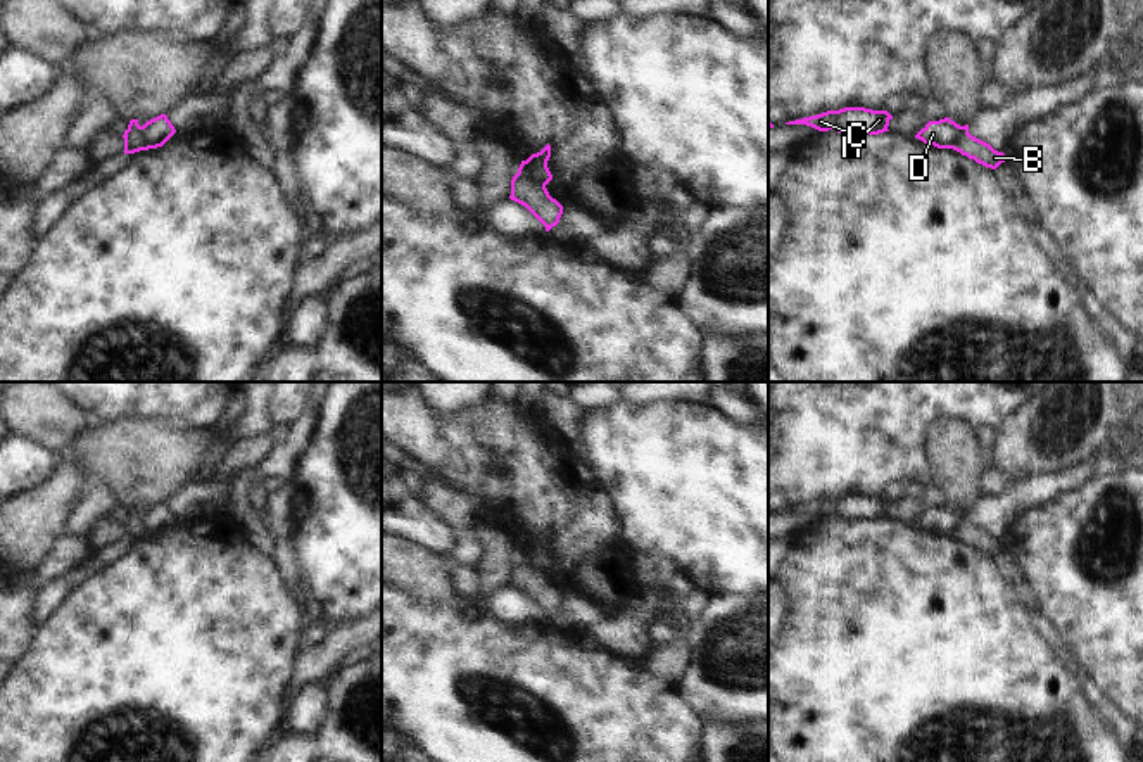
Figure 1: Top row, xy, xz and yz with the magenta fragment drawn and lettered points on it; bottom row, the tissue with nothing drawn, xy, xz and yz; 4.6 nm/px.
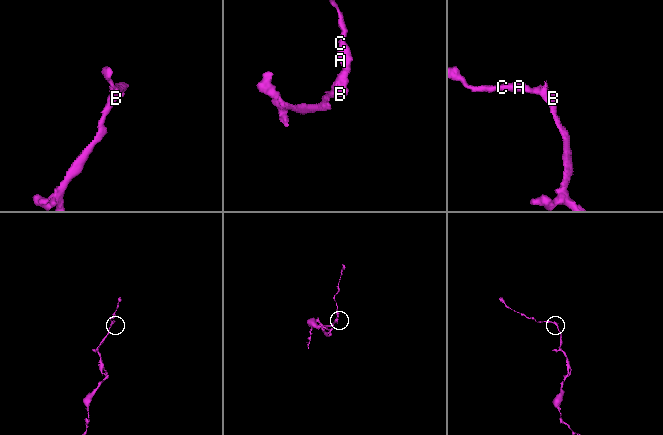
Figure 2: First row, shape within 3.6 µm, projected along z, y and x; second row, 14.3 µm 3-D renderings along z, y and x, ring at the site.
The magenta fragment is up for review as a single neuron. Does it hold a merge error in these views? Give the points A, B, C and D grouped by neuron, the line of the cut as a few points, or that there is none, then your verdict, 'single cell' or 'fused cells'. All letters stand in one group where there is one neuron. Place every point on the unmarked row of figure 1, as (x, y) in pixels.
A C D / B | xz (518, 558), (544, 574) | fused cells

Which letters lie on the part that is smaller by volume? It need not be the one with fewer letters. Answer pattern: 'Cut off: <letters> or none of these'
Cut off: A, C, D

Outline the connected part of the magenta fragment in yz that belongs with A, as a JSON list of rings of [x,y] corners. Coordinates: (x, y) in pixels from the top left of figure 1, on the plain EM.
[[[844,494],[789,508],[786,511],[806,511],[818,518],[836,517],[837,520],[879,522],[889,518],[887,513],[891,506],[893,503],[887,498]]]

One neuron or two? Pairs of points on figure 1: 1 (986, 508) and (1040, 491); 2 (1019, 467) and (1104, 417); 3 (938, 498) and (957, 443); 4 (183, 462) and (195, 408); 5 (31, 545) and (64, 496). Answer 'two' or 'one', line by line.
1: one
2: one
3: two
4: two
5: one

